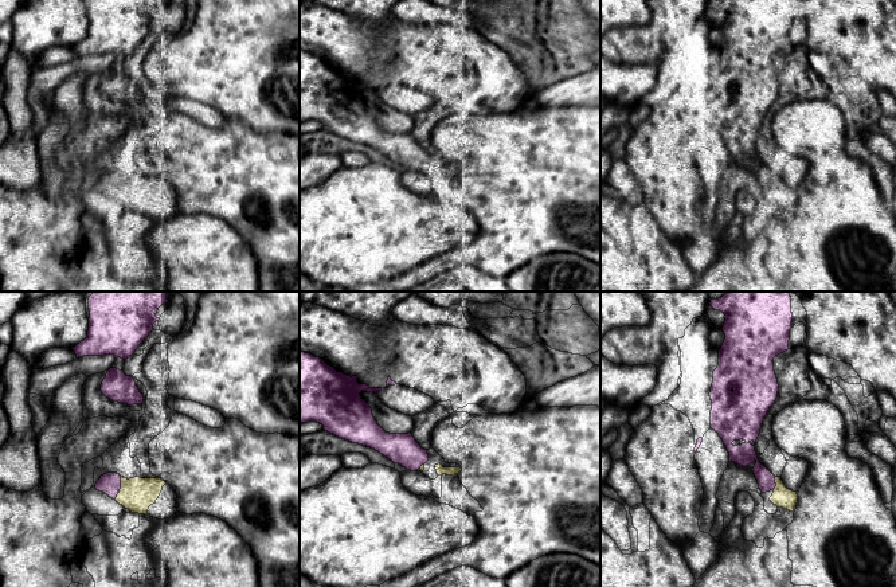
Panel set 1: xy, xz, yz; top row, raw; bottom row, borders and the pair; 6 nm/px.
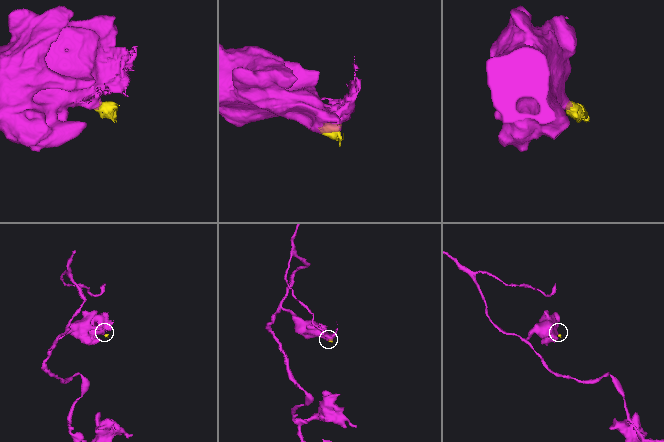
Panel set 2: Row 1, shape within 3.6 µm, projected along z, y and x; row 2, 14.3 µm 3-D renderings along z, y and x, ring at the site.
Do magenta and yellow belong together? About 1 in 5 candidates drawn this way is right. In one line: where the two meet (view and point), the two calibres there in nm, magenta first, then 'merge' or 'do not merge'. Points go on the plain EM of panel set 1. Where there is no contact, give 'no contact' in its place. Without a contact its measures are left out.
xy (120, 183) | 120/200 nm | merge

